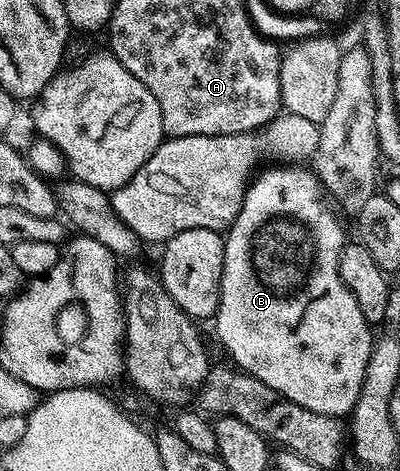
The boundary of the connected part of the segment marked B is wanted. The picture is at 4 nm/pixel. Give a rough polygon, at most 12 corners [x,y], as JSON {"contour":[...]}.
{"contour":[[312,167],[252,177],[217,336],[240,371],[348,417],[375,339]]}

